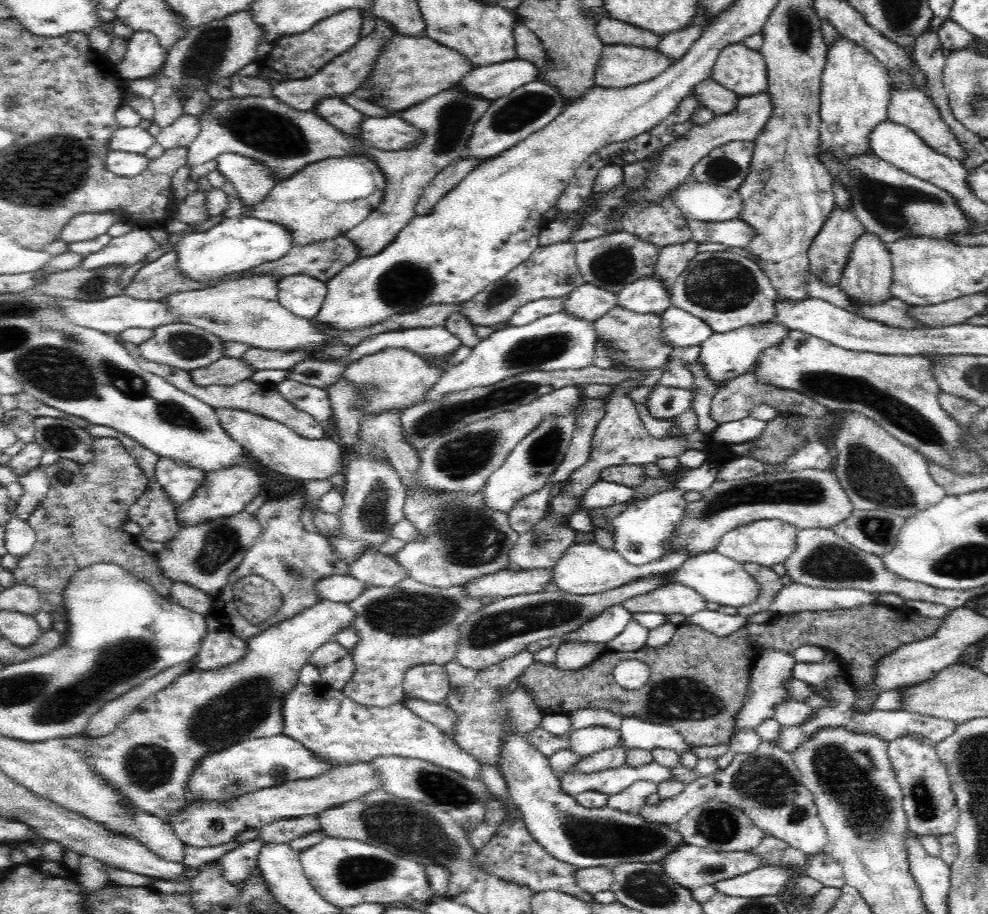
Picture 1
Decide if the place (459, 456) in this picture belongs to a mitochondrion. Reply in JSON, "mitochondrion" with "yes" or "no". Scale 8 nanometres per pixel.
{"mitochondrion":"yes"}

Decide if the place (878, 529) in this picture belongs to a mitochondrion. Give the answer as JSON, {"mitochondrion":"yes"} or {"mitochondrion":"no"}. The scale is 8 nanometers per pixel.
{"mitochondrion":"yes"}

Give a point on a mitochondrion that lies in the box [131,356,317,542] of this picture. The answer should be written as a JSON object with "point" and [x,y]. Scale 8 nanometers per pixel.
{"point":[172,413]}

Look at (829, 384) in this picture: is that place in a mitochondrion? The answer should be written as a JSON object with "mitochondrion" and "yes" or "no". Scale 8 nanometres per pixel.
{"mitochondrion":"yes"}

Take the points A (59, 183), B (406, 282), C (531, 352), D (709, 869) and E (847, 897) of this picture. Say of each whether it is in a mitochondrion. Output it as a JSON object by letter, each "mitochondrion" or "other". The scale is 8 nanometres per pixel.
{"A":"mitochondrion","B":"mitochondrion","C":"mitochondrion","D":"mitochondrion","E":"other"}

